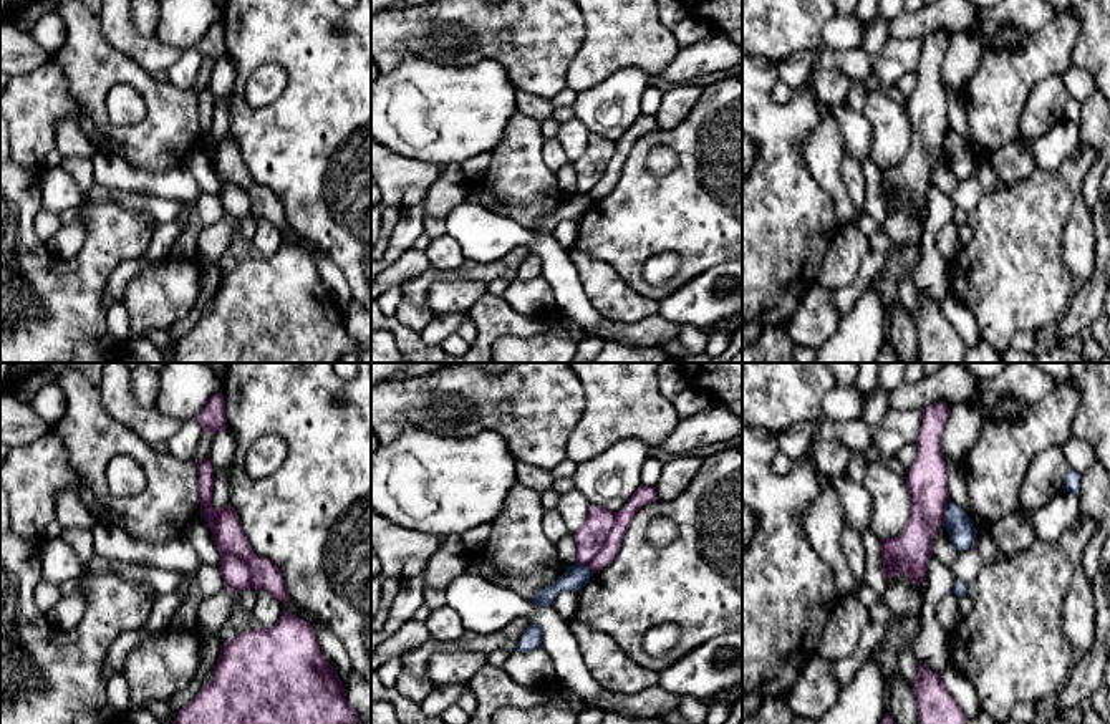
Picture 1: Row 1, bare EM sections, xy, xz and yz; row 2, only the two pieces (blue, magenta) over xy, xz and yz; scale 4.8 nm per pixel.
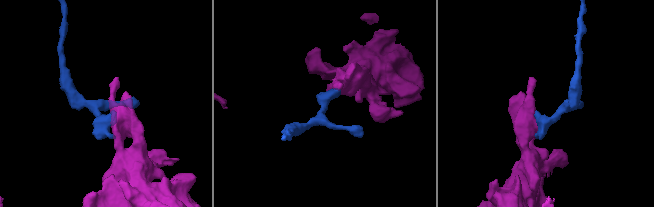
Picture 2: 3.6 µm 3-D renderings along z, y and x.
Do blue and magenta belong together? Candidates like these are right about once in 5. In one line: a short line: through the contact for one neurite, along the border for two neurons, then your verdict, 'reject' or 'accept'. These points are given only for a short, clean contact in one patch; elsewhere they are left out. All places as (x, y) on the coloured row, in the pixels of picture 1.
line yz (948, 499), (943, 524); reject

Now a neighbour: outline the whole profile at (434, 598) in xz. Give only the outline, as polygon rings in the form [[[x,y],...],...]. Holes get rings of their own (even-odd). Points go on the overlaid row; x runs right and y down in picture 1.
[[[431,586],[424,588],[424,605],[432,611],[446,605],[446,591]]]

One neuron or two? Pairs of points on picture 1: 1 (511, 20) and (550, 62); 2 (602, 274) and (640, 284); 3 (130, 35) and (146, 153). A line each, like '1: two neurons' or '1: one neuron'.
1: one neuron
2: two neurons
3: two neurons

